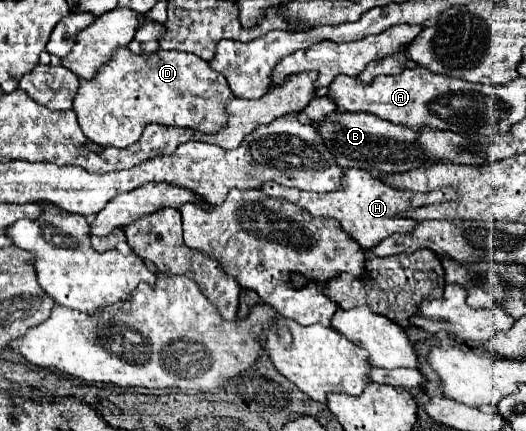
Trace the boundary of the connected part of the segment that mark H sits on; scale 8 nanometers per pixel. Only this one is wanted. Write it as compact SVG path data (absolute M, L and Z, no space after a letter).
M345 169L345 185L343 185L343 189L339 189L335 193L309 193L309 191L301 191L301 189L281 187L279 183L273 183L273 181L265 183L261 191L269 197L281 197L285 201L291 201L291 203L307 209L315 217L337 219L341 229L349 237L353 237L353 241L357 241L363 251L373 249L375 245L379 245L383 239L387 239L393 233L407 233L407 235L413 233L413 227L417 225L417 221L401 217L399 213L411 211L411 209L417 209L423 205L457 199L457 189L443 187L433 193L415 193L415 191L405 191L405 189L393 189L393 187L385 185L381 179L375 179L367 171L361 171L361 169Z

